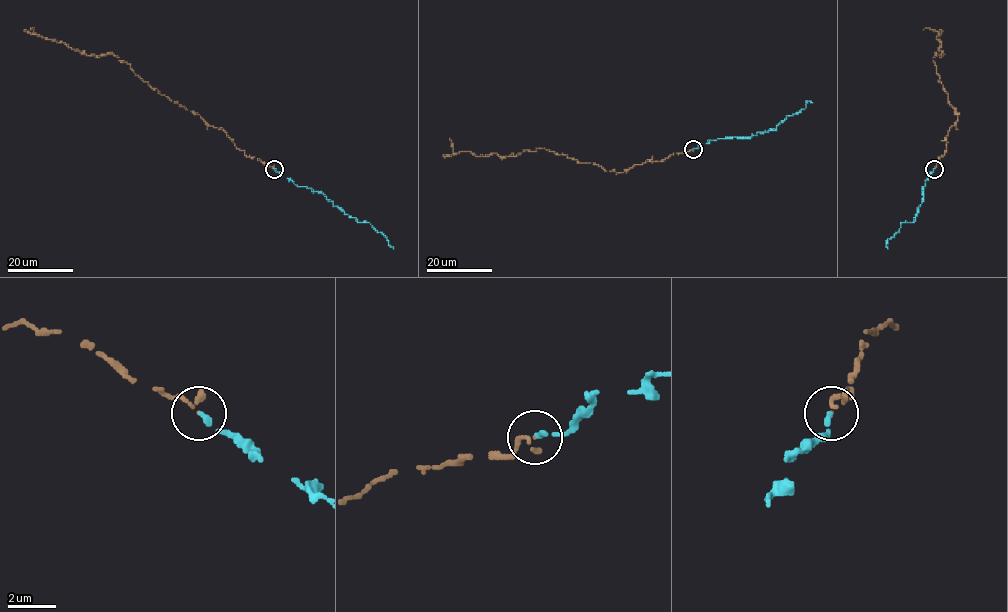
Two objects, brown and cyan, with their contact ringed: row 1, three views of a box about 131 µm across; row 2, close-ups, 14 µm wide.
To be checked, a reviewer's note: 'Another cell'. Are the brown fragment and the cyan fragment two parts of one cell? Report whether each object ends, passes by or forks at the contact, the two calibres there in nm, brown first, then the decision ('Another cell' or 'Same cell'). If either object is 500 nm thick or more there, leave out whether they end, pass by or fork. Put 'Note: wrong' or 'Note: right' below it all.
At the ring brown passes by. At the ring cyan ends. Thickness 110 nm (brown) against 220 nm. Same cell
Note: wrong

